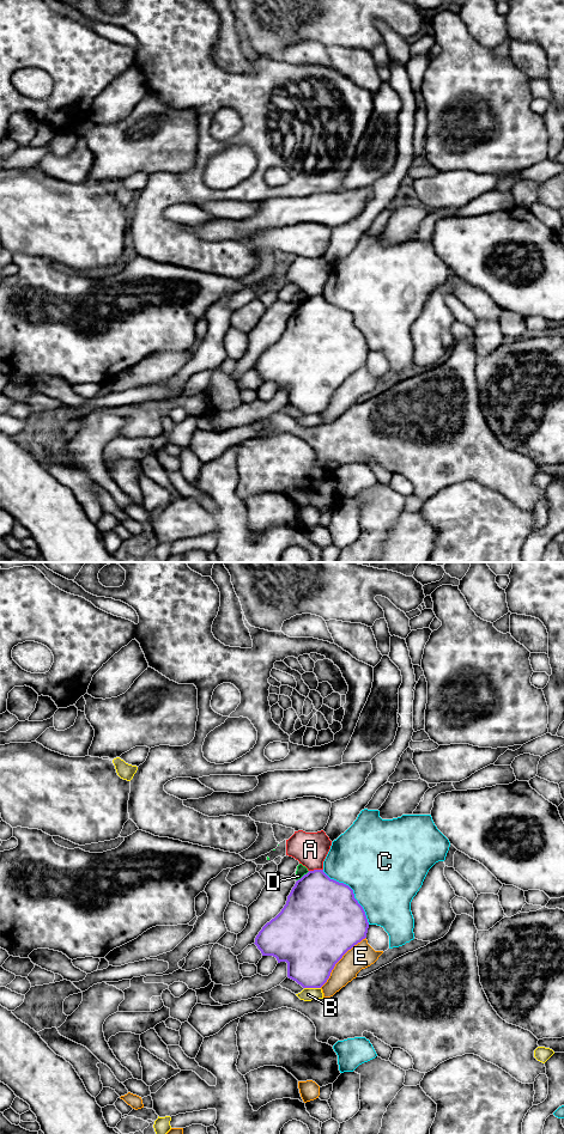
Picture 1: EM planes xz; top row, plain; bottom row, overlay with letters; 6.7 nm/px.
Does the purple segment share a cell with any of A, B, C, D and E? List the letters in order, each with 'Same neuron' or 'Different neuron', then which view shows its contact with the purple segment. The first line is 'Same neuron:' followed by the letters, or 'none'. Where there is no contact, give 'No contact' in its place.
Same neuron: none
A: Different neuron. Touches purple in xz
B: Different neuron. Touches purple in xz
C: Different neuron. Touches purple in xz
D: Different neuron. Touches purple in xz
E: Different neuron. Touches purple in xz

